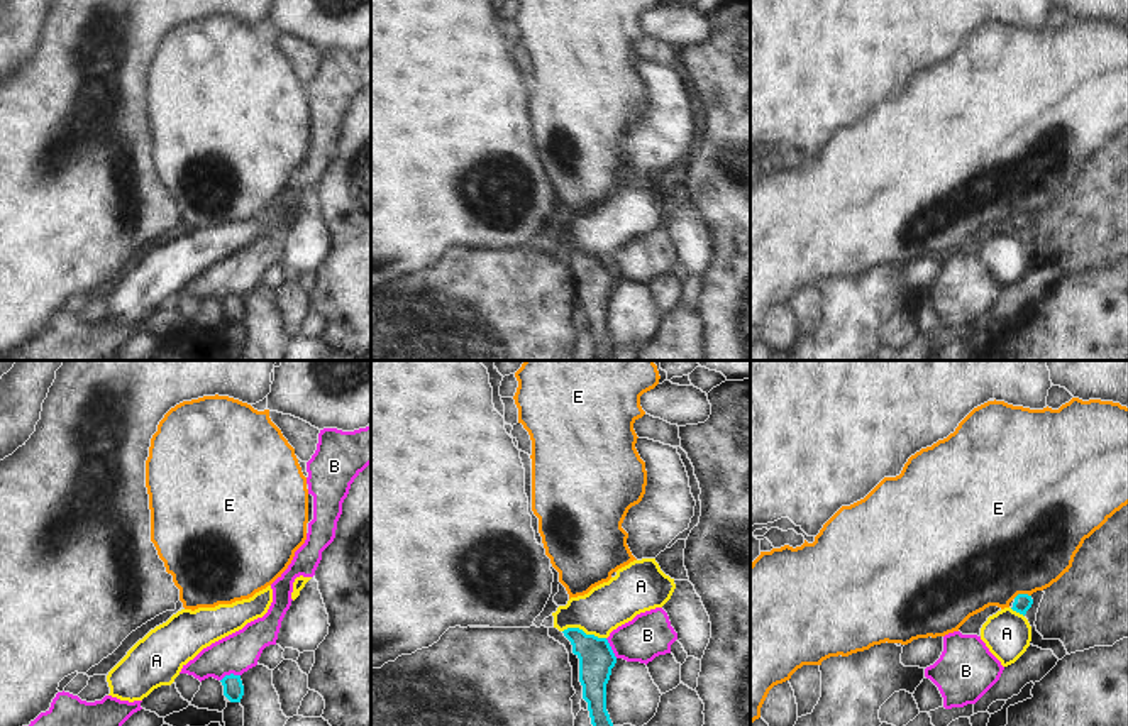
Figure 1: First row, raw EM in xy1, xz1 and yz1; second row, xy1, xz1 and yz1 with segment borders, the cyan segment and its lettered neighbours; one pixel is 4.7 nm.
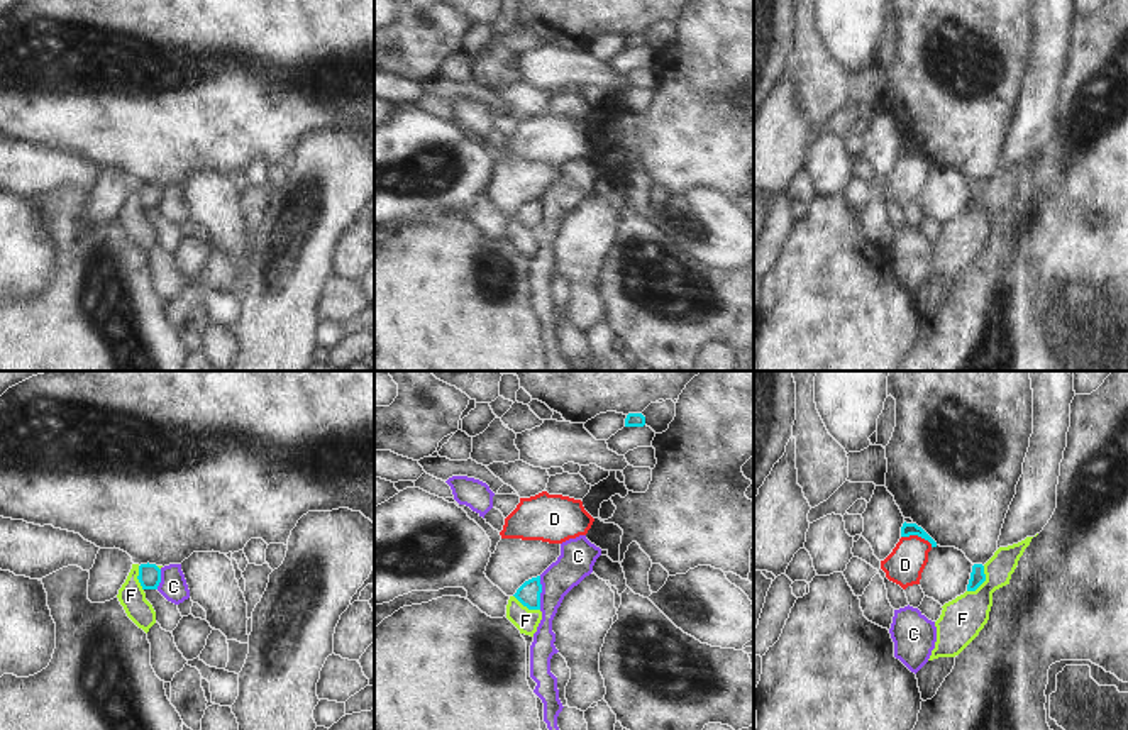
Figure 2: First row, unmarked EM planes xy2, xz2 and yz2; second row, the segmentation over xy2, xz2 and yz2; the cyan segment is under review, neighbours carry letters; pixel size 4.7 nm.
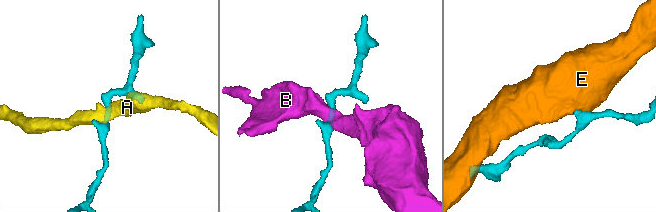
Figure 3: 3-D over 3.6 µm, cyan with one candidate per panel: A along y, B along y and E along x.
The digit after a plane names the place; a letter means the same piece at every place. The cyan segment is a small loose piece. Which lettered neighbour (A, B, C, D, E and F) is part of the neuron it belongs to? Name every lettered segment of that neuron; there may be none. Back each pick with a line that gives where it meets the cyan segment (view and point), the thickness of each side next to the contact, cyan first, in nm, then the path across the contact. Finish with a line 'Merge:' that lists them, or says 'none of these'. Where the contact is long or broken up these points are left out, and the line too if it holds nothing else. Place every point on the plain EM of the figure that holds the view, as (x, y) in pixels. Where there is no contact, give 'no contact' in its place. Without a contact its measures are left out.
Merge: none of these

